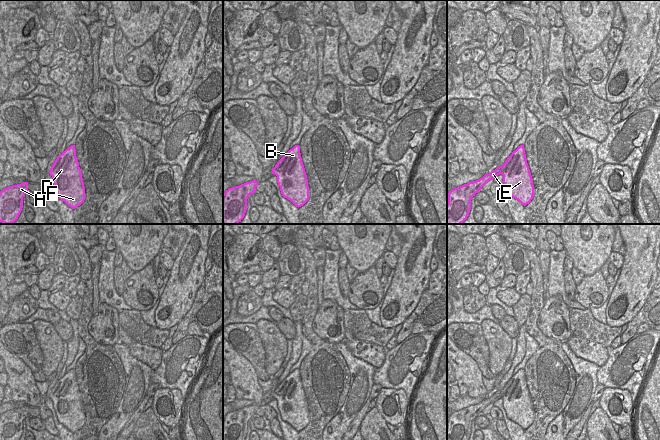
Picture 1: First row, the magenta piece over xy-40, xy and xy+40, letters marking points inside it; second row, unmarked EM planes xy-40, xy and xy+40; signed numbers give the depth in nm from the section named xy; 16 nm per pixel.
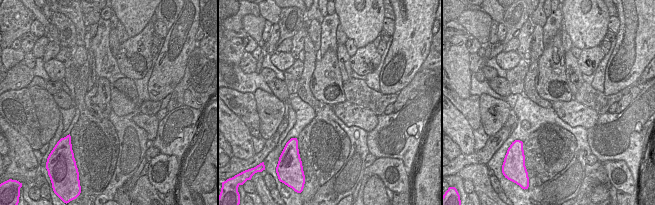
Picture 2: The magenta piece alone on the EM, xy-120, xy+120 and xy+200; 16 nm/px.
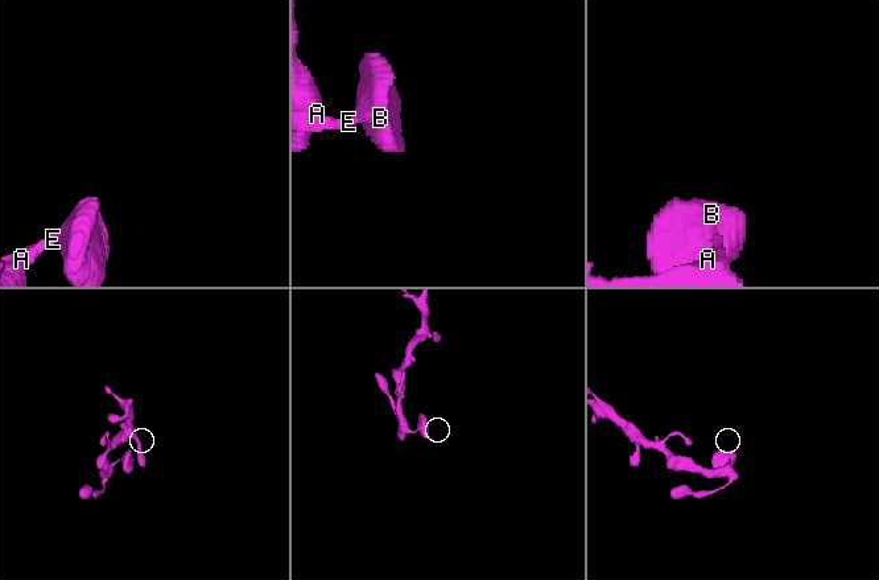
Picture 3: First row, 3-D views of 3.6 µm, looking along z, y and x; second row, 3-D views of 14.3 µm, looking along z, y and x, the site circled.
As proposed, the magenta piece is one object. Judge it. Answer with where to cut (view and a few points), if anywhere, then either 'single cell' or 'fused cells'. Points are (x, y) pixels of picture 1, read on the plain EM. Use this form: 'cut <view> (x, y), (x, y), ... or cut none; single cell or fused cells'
cut none; single cell

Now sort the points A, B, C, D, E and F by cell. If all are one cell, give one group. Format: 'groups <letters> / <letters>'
groups A B C D E F

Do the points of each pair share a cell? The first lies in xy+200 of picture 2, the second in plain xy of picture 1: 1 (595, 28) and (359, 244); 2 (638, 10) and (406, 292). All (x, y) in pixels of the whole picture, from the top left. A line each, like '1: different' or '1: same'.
1: same
2: same

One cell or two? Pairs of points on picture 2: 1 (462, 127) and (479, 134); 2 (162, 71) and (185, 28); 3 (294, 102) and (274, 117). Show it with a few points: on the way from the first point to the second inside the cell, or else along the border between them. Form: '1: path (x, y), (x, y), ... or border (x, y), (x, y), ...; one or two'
1: border (472, 130), (474, 150); two
2: path (173, 61), (182, 50), (184, 39); one
3: border (283, 102), (284, 116); two

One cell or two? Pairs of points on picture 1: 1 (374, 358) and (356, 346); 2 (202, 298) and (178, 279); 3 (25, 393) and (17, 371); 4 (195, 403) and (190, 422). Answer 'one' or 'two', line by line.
1: one
2: two
3: one
4: one

